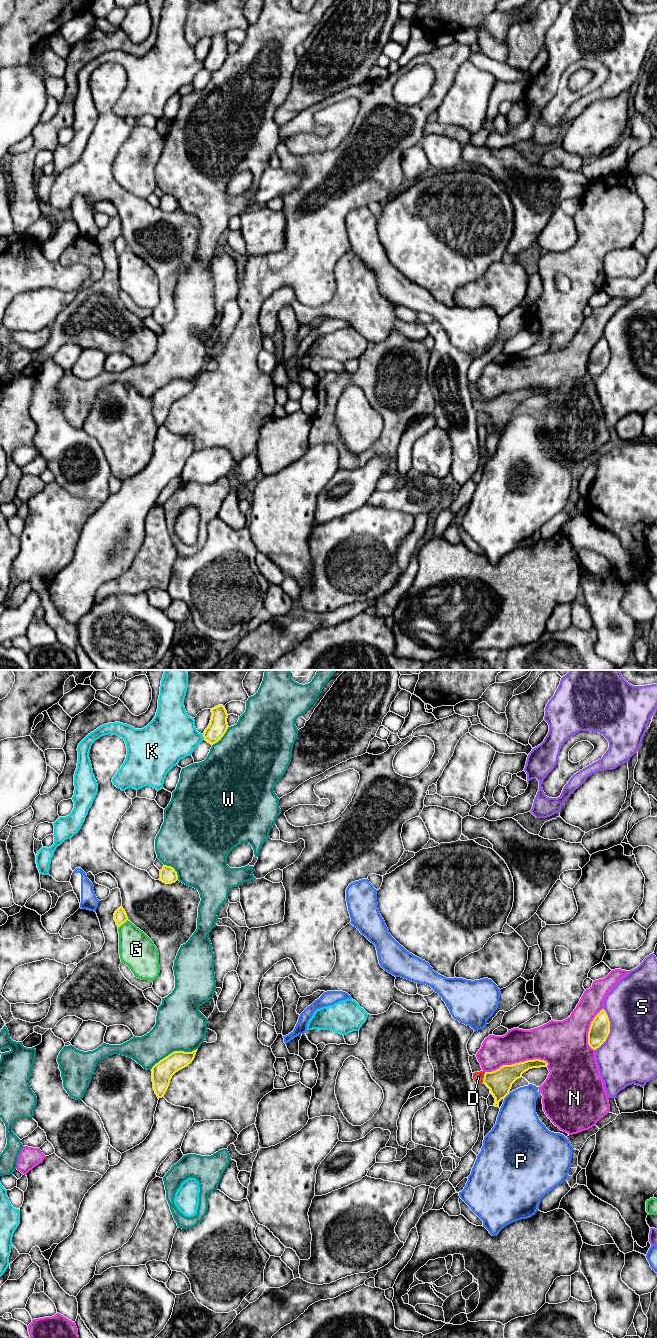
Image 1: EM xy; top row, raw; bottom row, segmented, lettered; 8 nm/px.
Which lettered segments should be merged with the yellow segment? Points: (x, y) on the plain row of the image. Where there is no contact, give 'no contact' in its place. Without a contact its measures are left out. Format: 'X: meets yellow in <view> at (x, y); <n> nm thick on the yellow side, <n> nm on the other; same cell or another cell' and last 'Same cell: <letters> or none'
D: meets yellow in xy at (484, 405); 200 nm thick on the yellow side, 80 nm on the other; same cell
G: meets yellow in xy at (122, 251); 110 nm thick on the yellow side, 280 nm on the other; another cell
K: meets yellow in xy at (203, 64); 150 nm thick on the yellow side, 400 nm on the other; another cell
N: meets yellow in xy at (516, 391); 200 nm thick on the yellow side, 280 nm on the other; another cell
P: meets yellow in xy at (506, 423); 200 nm thick on the yellow side, 340 nm on the other; another cell
S: meets yellow in xy at (609, 357); 160 nm thick on the yellow side, 440 nm on the other; another cell
W: meets yellow in xy at (174, 379); 170 nm thick on the yellow side, 400 nm on the other; another cell
Same cell: D

